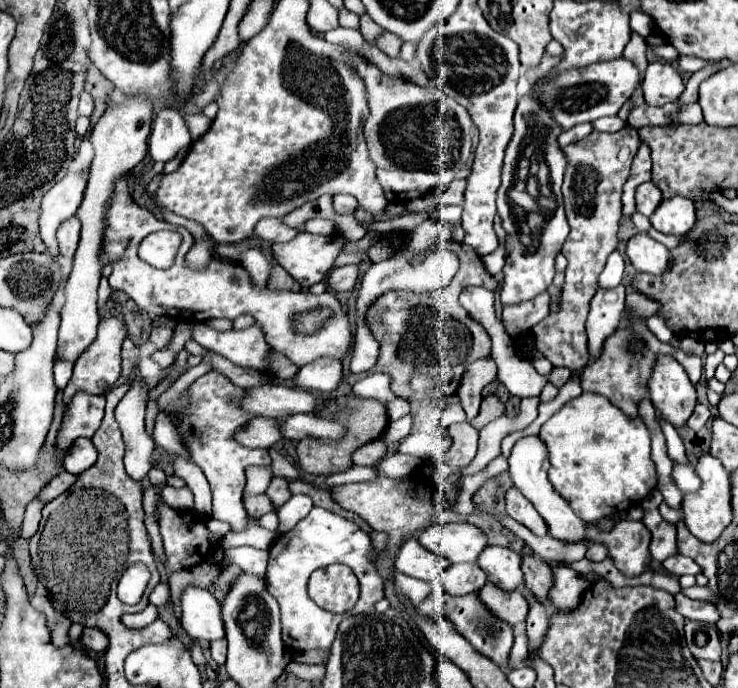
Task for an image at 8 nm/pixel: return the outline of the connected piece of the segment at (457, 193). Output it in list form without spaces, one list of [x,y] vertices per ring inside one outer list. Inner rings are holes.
[[[453,180],[443,194],[445,204],[461,204],[463,202],[463,190],[465,190],[465,180]]]

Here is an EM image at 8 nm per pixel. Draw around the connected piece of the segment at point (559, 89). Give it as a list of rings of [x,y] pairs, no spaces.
[[[625,58],[611,62],[597,62],[587,66],[587,70],[571,70],[571,74],[559,74],[555,82],[547,82],[547,86],[539,86],[543,104],[555,114],[555,120],[569,130],[581,122],[593,122],[601,116],[617,116],[621,106],[631,98],[637,84],[641,82],[641,74],[637,66]]]

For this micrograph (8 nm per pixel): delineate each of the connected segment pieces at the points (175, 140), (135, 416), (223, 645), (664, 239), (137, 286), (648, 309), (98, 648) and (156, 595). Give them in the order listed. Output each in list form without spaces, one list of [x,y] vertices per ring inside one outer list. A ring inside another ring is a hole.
[[[163,108],[153,118],[149,136],[149,154],[155,162],[167,162],[177,156],[181,148],[191,144],[191,134],[185,118],[175,108]]]
[[[135,374],[135,378],[129,382],[131,390],[125,394],[125,398],[117,406],[117,422],[123,430],[125,440],[125,470],[127,474],[141,482],[147,472],[151,470],[151,450],[155,448],[153,438],[145,432],[145,396],[147,390],[141,384],[141,376]]]
[[[225,640],[211,642],[211,656],[217,664],[225,664],[225,654],[227,654],[227,642]]]
[[[653,228],[649,230],[649,236],[653,236],[653,238],[657,238],[661,244],[665,244],[669,250],[673,250],[675,246],[678,246],[678,244],[681,242],[682,237],[676,237],[676,236],[665,236],[665,234],[659,234],[659,232],[655,232]]]
[[[123,174],[115,182],[115,192],[107,210],[107,228],[103,232],[103,250],[107,254],[107,260],[113,268],[113,274],[109,276],[109,284],[113,290],[121,290],[129,294],[129,298],[135,300],[135,304],[145,310],[151,318],[153,316],[167,316],[180,322],[202,322],[216,318],[231,318],[235,320],[241,314],[253,314],[257,324],[265,328],[267,342],[273,346],[275,352],[287,356],[293,364],[305,366],[319,356],[333,356],[343,358],[351,346],[351,326],[347,320],[347,314],[341,310],[339,300],[325,292],[321,296],[315,296],[311,292],[289,292],[289,290],[273,290],[267,284],[255,286],[251,282],[249,272],[239,262],[221,262],[213,258],[205,268],[193,270],[187,266],[185,254],[193,246],[193,236],[187,228],[167,224],[163,220],[157,220],[145,206],[139,206],[127,186],[127,174]],[[157,230],[177,230],[183,236],[183,244],[179,248],[177,260],[169,270],[157,270],[137,256],[137,246],[141,240]],[[317,308],[329,308],[333,314],[327,318],[327,322],[313,334],[301,334],[293,330],[293,312],[301,310],[317,310]]]
[[[629,290],[627,292],[627,306],[631,306],[631,310],[635,310],[637,314],[643,314],[643,318],[649,318],[651,314],[655,314],[659,310],[659,302],[649,298],[647,294],[641,294],[637,290]]]
[[[85,628],[83,636],[81,636],[81,644],[87,650],[95,650],[95,652],[103,652],[109,644],[108,637],[97,628]]]
[[[168,582],[159,583],[149,596],[149,602],[155,606],[169,606],[171,594]]]

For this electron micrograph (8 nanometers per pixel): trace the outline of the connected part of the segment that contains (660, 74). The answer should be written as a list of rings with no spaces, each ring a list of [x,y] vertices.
[[[651,62],[645,78],[643,78],[643,96],[649,106],[665,106],[669,102],[675,102],[681,92],[685,90],[685,84],[679,76],[679,72],[669,62]]]

